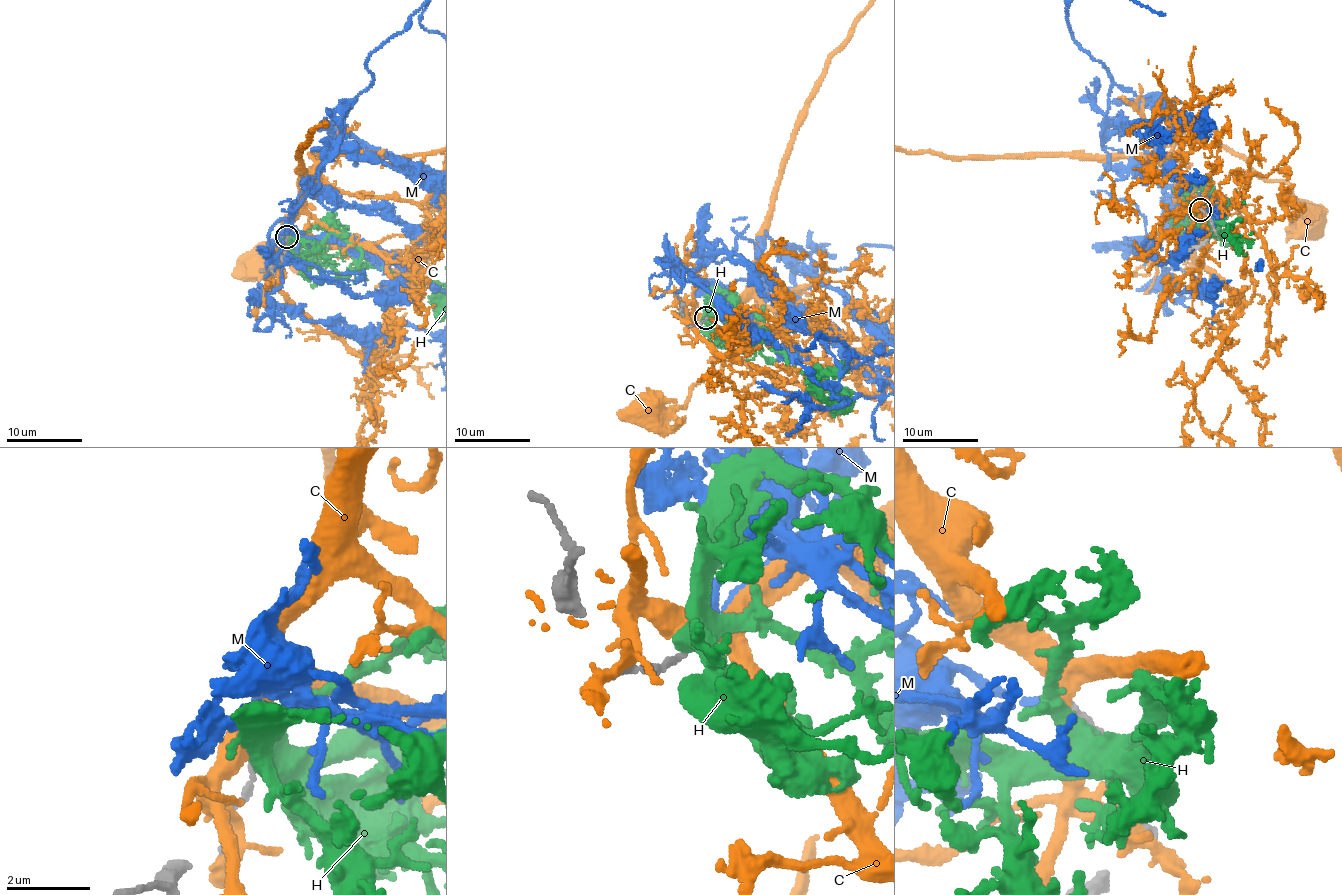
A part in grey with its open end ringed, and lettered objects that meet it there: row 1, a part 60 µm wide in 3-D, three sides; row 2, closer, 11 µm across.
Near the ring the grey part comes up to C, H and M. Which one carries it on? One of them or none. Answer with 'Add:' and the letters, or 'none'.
Add: M

